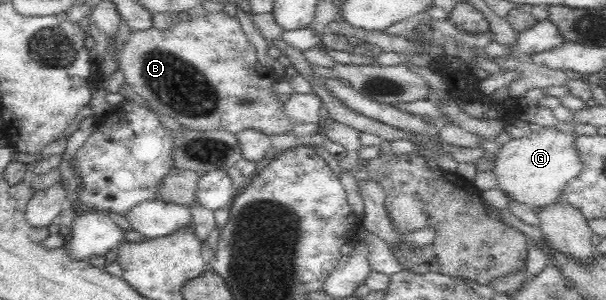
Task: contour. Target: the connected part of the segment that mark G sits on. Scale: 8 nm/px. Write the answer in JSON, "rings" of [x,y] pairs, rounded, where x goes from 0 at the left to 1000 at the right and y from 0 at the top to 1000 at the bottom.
{"rings":[[[891,423],[873,450],[843,460],[817,513],[812,573],[823,600],[823,620],[843,663],[875,693],[896,693],[924,663],[927,630],[949,600],[964,543],[954,513],[949,473],[955,447],[947,433],[929,437],[917,423]]]}

